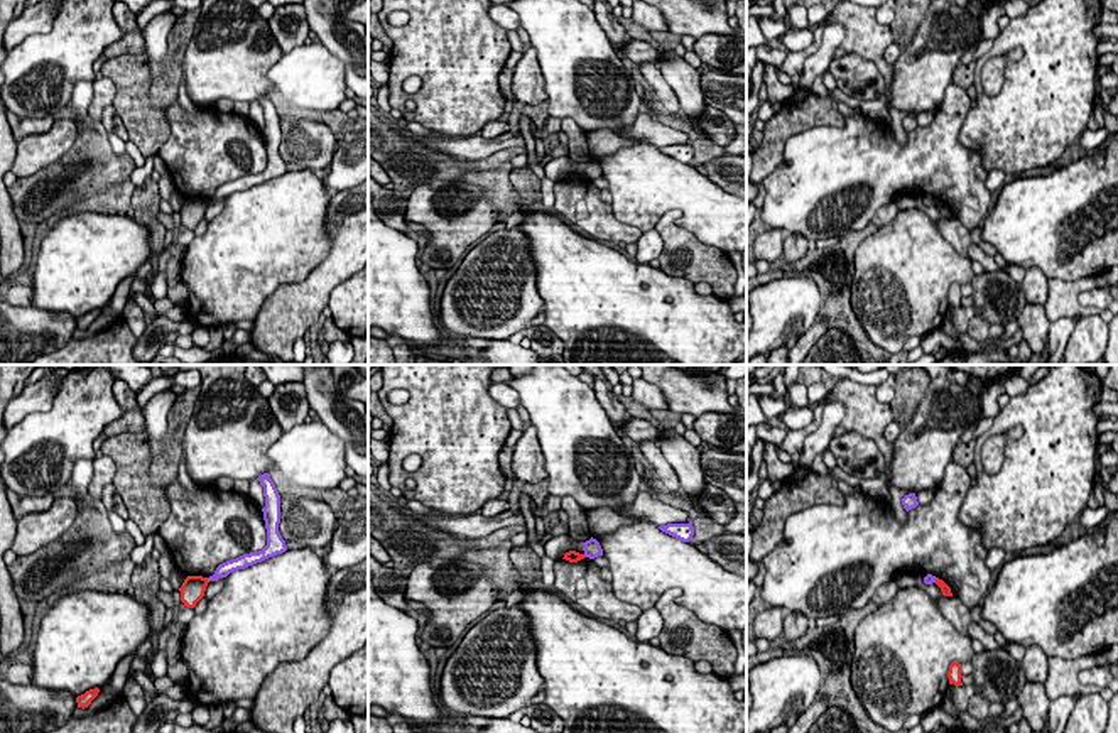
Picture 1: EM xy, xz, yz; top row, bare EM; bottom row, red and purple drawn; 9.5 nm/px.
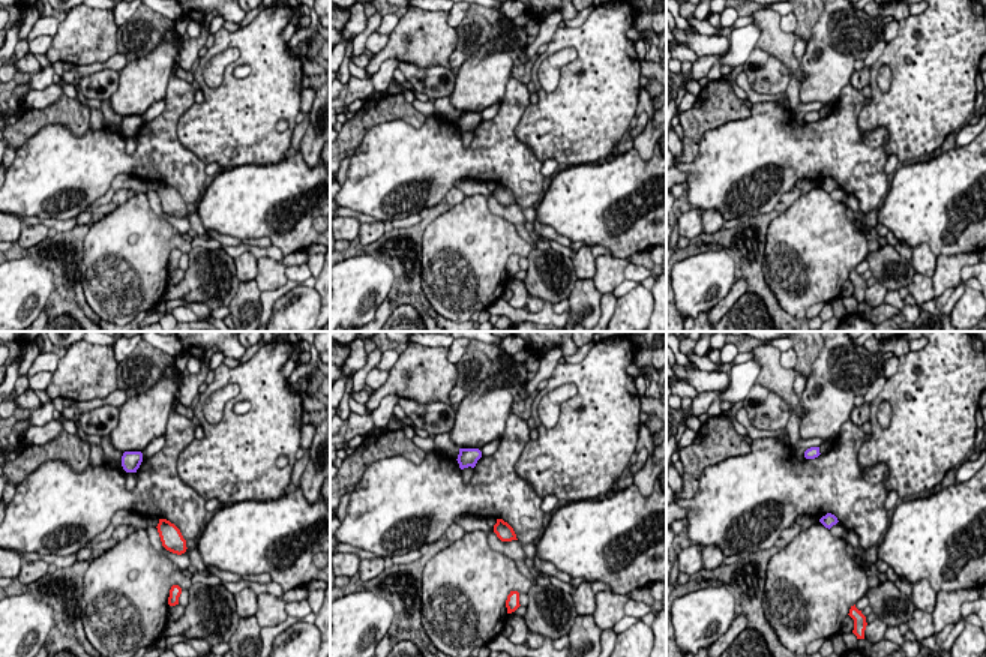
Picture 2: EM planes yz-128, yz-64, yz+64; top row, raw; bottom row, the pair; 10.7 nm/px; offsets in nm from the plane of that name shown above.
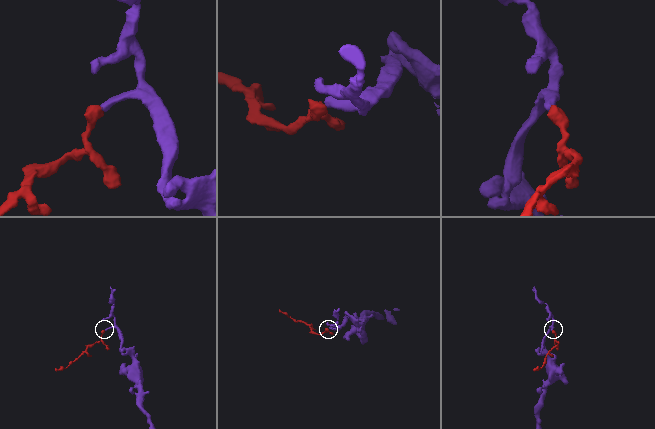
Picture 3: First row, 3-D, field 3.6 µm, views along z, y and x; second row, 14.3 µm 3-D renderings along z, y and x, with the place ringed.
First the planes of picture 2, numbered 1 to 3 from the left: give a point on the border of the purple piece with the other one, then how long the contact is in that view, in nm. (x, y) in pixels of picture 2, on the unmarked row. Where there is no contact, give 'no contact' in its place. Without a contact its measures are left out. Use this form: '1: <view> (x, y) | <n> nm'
1: no contact
2: no contact
3: no contact

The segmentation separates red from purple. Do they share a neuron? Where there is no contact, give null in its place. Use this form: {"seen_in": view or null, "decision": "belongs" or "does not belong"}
{"seen_in": "xy", "decision": "does not belong"}

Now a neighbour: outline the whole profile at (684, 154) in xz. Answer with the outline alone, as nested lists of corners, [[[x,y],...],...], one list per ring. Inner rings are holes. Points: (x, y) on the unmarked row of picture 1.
[[[692,144],[689,145],[667,145],[659,149],[662,154],[682,162],[689,164],[694,157]]]

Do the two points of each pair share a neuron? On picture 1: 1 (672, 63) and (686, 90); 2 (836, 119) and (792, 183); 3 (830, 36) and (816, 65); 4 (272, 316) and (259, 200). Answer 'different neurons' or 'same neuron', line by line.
1: same neuron
2: different neurons
3: same neuron
4: different neurons

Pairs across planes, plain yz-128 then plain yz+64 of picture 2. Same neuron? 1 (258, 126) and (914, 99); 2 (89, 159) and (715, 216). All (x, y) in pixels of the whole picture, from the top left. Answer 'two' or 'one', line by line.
1: one
2: two

